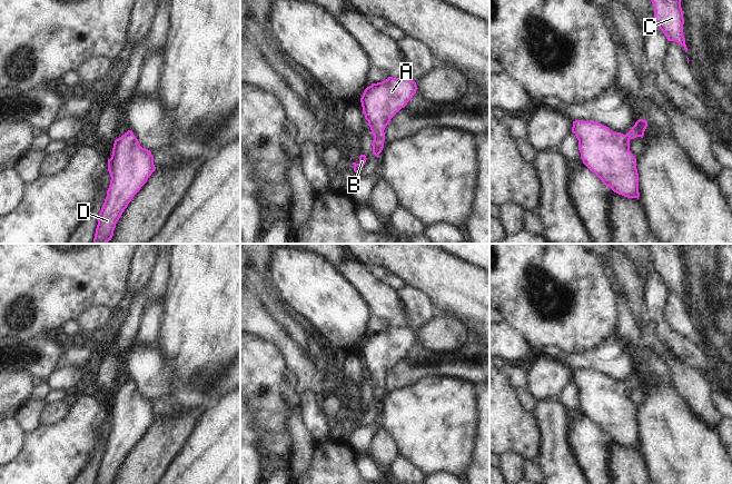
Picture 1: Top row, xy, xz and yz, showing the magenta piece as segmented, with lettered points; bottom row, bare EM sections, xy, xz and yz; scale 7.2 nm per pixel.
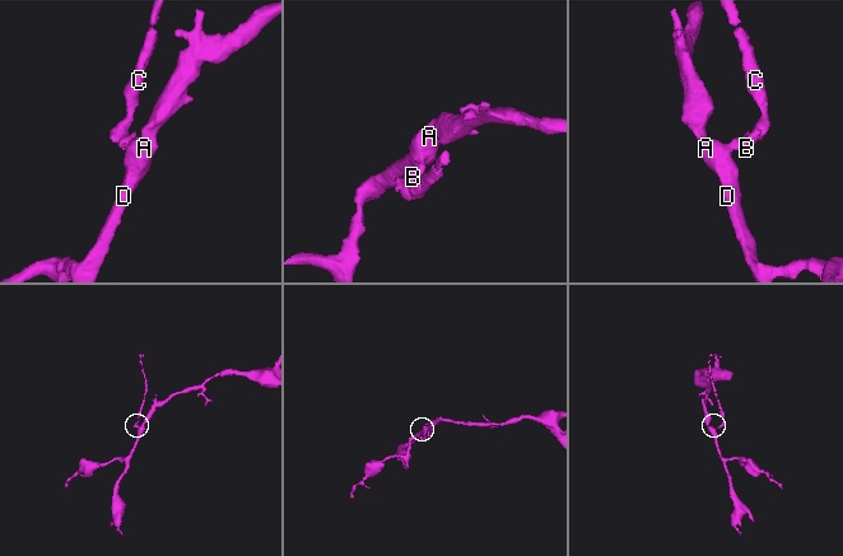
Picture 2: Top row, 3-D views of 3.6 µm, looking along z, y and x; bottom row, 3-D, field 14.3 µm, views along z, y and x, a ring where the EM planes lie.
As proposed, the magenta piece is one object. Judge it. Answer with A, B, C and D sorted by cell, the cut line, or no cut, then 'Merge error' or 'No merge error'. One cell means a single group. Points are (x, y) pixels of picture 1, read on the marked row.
Groups: A B C D. No split. No merge error

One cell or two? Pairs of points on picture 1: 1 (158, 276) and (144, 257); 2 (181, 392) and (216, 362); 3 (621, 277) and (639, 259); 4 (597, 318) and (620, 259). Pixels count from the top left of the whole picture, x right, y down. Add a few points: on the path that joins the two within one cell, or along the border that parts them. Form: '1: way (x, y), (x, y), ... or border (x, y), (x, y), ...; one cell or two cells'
1: border (158, 255), (147, 285); two cells
2: way (190, 383), (207, 366); one cell
3: border (626, 255), (639, 275); two cells
4: border (612, 282), (617, 290); two cells

